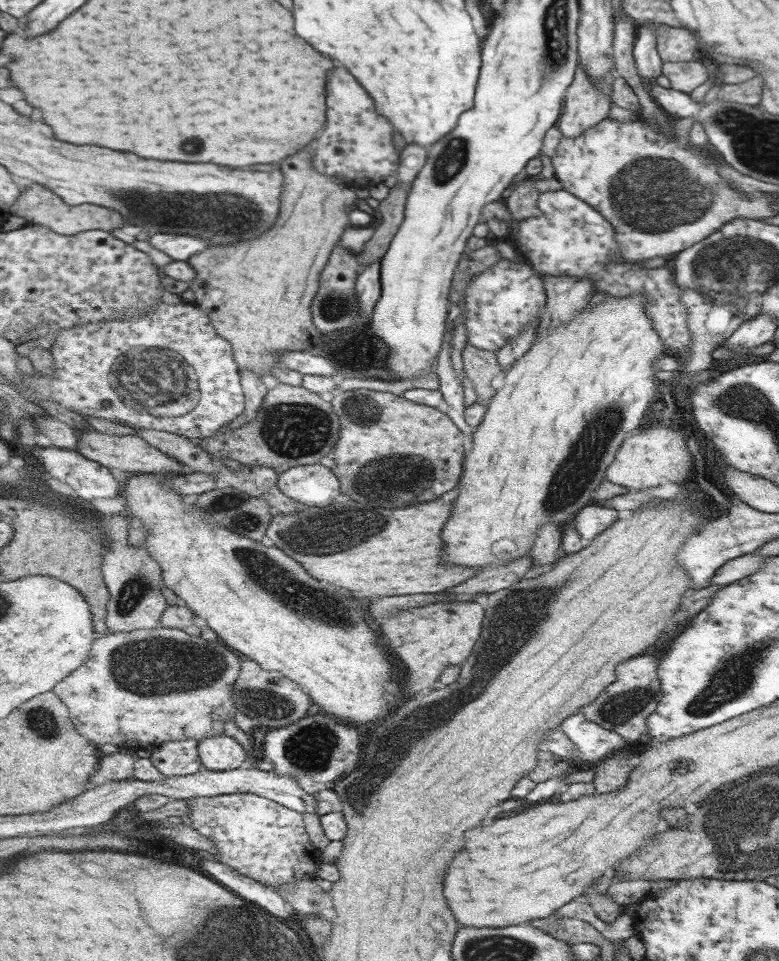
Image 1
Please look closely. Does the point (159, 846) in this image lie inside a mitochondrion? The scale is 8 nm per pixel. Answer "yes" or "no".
no

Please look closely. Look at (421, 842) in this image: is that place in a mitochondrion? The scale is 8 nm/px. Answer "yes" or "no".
no

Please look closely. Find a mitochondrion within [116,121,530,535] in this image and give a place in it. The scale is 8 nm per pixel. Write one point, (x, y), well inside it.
(230, 218)

